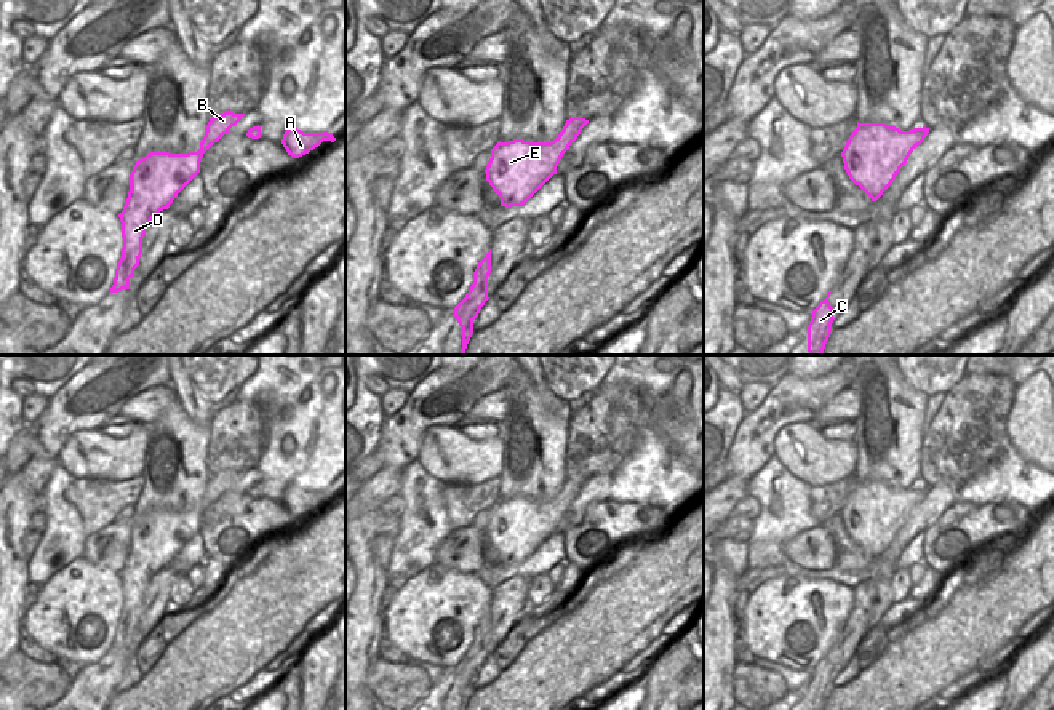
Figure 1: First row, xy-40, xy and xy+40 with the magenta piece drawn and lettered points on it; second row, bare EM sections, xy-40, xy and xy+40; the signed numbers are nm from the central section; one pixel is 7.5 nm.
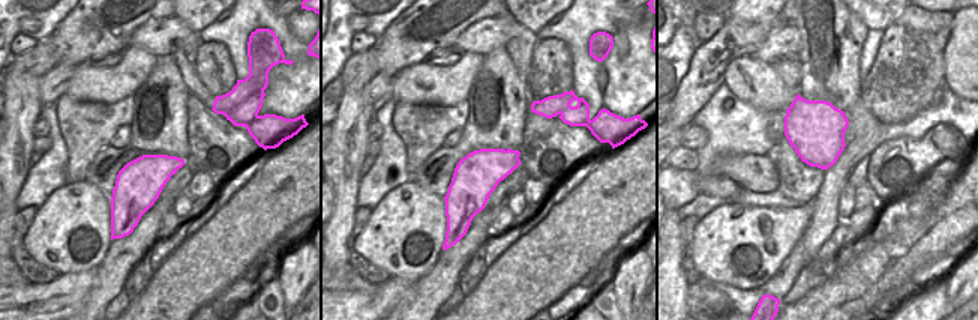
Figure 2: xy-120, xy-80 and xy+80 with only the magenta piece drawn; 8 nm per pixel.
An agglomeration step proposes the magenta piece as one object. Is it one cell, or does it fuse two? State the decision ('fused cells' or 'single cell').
fused cells

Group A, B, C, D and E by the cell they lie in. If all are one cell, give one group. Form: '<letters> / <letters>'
A B / C D E

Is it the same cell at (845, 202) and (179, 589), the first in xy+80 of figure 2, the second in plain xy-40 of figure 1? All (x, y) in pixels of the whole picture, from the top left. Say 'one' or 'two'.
one

